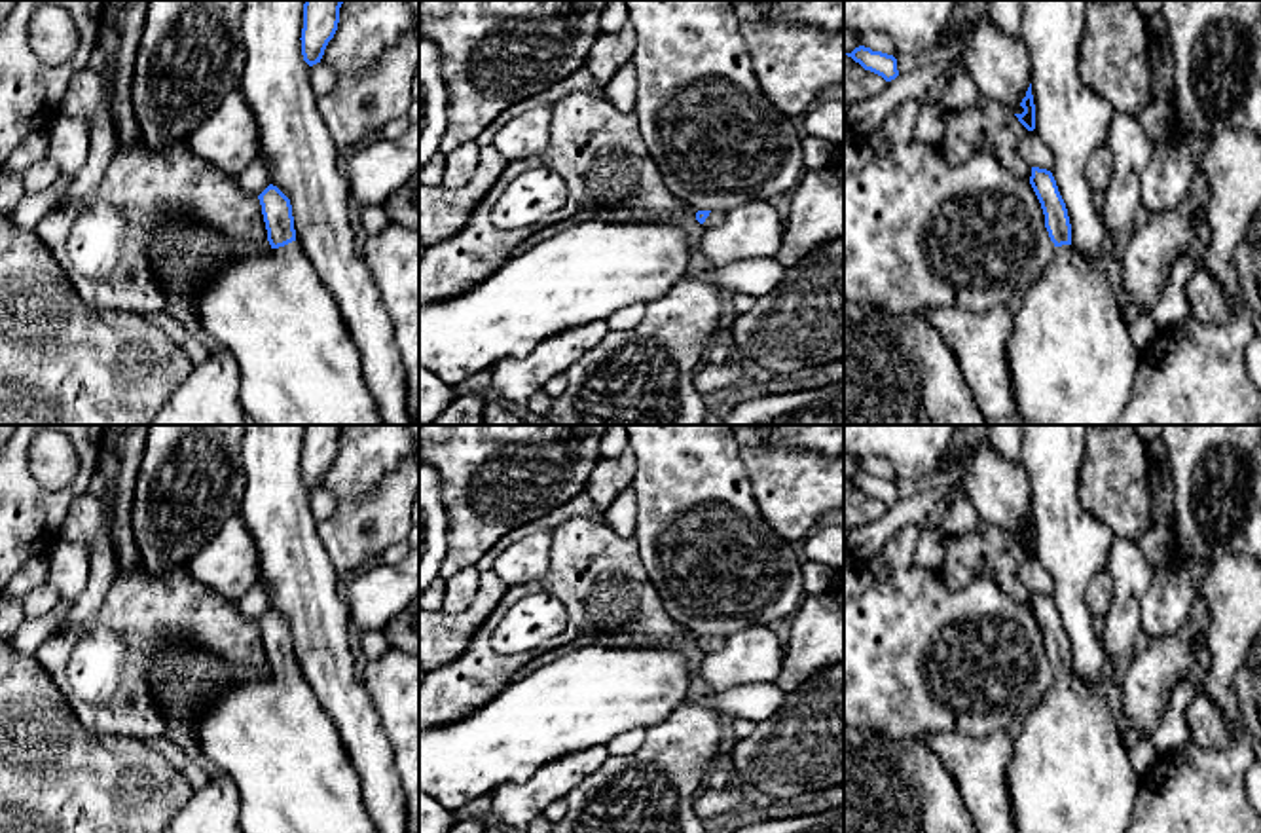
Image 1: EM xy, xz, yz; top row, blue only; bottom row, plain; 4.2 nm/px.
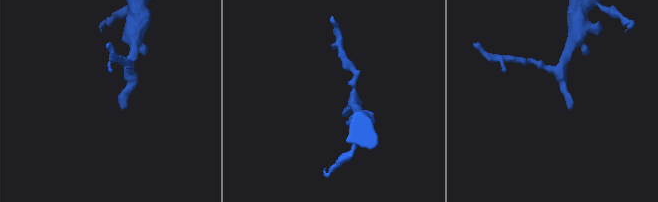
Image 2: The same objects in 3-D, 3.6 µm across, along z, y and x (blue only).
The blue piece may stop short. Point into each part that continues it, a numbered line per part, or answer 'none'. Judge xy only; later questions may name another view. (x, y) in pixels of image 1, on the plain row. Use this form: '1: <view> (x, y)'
1: xy (270, 735)

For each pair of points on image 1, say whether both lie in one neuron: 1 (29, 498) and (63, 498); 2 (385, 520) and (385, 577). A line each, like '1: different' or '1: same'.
1: same
2: different

